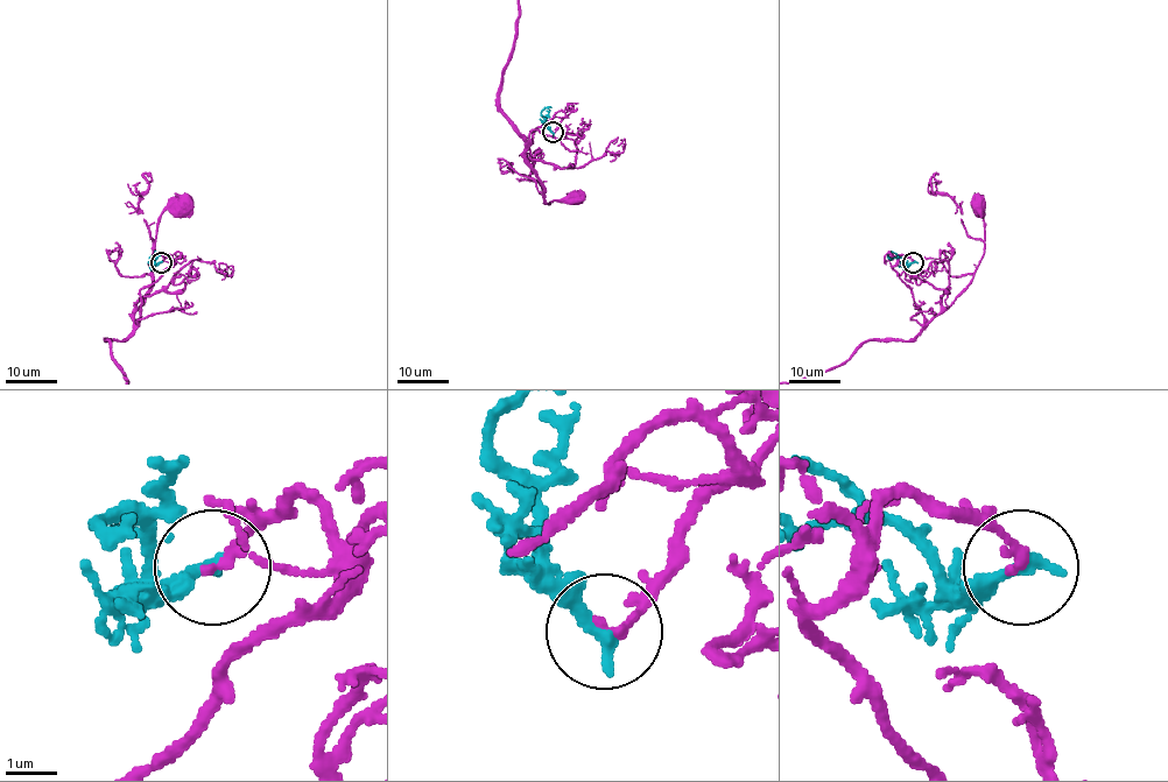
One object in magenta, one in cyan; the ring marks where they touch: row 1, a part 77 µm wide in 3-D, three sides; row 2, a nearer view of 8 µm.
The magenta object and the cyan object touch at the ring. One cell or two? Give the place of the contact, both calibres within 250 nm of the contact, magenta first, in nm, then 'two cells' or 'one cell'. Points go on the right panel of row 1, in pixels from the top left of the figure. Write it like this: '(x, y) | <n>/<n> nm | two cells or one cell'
(913, 262) | 190/320 nm | two cells

